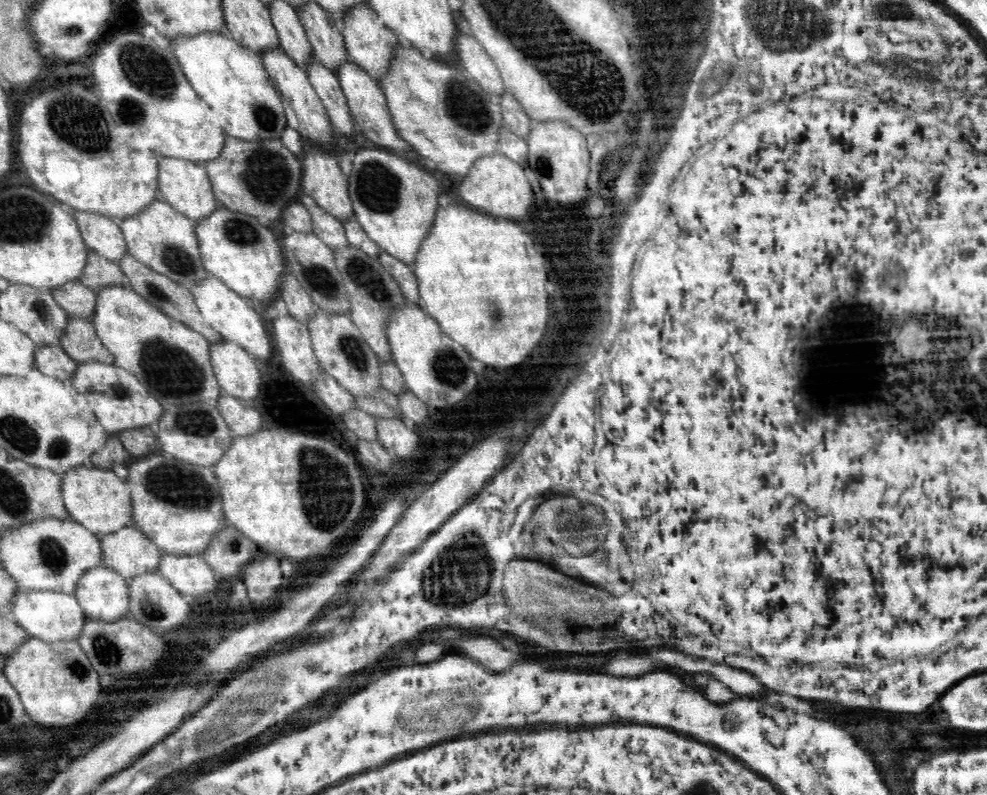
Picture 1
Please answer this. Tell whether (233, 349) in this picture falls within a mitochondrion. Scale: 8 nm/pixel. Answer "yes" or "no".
no

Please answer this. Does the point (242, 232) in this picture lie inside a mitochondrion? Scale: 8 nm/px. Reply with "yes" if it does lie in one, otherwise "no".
yes

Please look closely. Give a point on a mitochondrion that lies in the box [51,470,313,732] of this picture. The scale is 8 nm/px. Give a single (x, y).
(98, 645)

